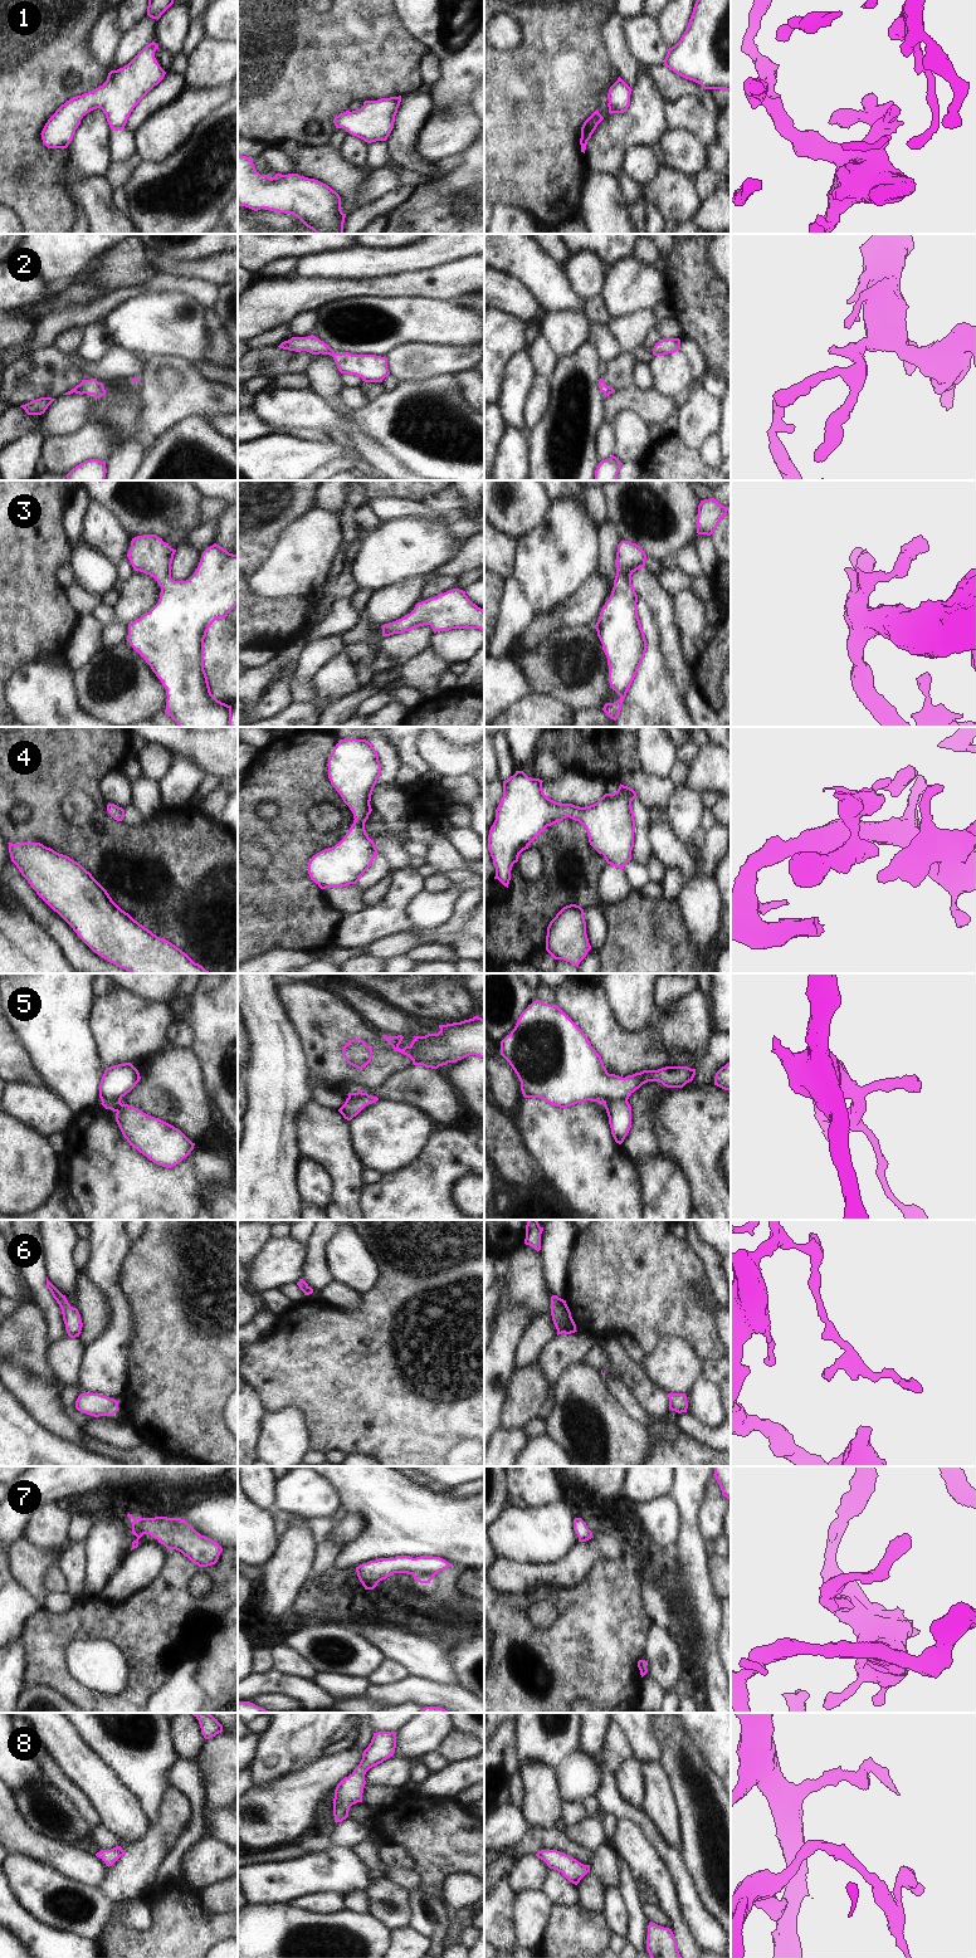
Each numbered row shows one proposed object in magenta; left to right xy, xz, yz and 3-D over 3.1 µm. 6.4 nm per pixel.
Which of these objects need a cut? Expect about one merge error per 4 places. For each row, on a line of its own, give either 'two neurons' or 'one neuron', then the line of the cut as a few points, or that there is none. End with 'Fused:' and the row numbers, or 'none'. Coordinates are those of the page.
1: one neuron; no cut
2: one neuron; no cut
3: one neuron; no cut
4: one neuron; no cut
5: two neurons; cut in yz along (626, 1099), (615, 1099), (604, 1104)
6: one neuron; no cut
7: one neuron; no cut
8: one neuron; no cut
Fused: 5

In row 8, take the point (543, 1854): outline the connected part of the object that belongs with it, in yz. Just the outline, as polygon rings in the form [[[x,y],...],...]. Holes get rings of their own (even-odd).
[[[541,1850],[536,1856],[543,1860],[550,1869],[561,1872],[570,1883],[577,1885],[590,1872],[590,1865],[584,1865],[576,1859],[557,1850]]]

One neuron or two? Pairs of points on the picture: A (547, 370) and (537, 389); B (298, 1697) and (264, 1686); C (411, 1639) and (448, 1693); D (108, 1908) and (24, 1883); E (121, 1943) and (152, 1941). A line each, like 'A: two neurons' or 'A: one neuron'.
A: two neurons
B: one neuron
C: two neurons
D: one neuron
E: one neuron

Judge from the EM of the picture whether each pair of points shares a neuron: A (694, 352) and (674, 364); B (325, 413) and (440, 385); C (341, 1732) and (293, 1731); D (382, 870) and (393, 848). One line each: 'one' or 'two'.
A: two
B: one
C: two
D: two

